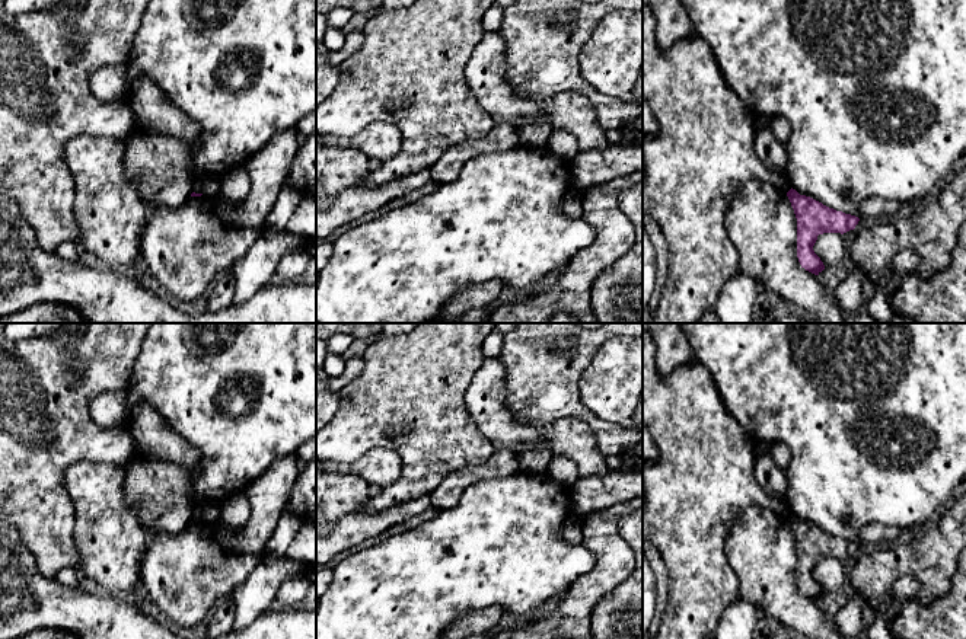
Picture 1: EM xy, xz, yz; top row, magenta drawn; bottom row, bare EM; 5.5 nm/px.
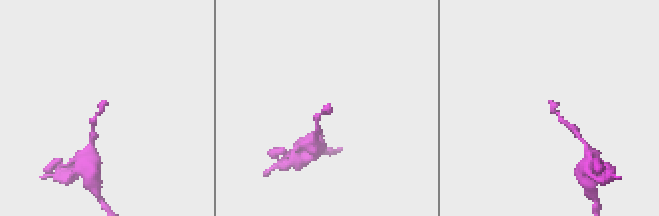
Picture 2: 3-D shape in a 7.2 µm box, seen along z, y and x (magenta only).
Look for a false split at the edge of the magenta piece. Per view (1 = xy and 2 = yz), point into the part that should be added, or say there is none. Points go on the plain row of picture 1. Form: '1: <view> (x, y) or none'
1: none
2: none

